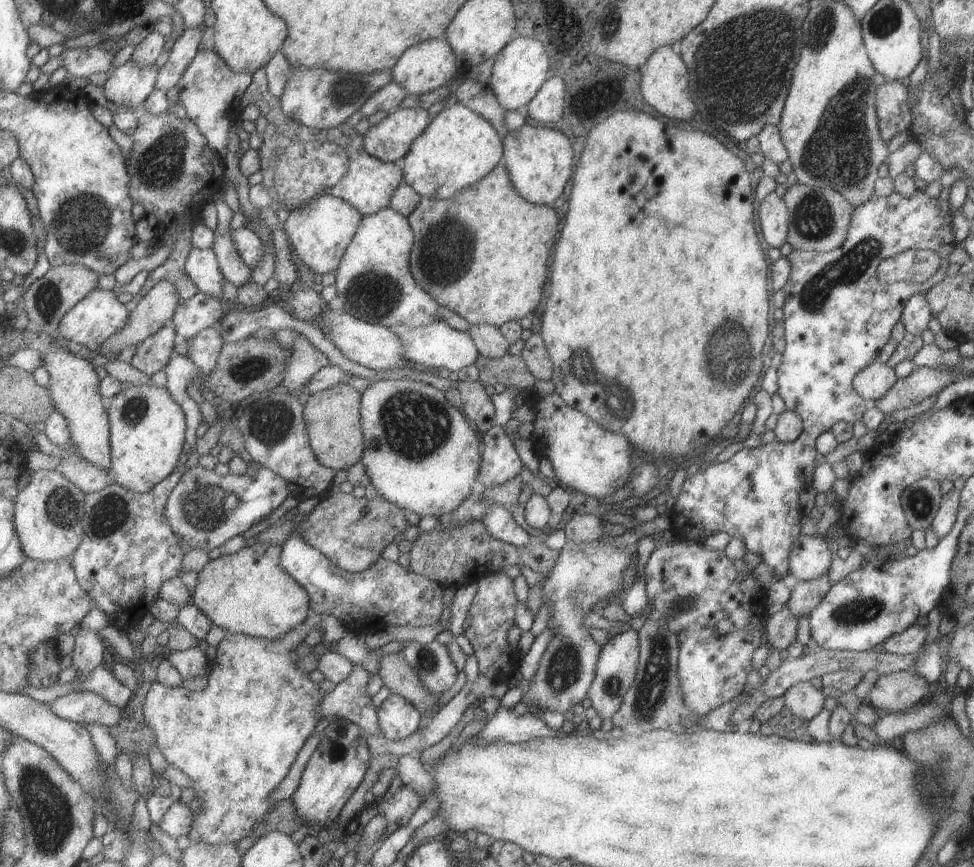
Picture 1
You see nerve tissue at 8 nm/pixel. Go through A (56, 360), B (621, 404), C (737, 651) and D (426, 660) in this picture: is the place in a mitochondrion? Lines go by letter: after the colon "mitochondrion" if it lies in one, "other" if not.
A: other
B: mitochondrion
C: other
D: mitochondrion

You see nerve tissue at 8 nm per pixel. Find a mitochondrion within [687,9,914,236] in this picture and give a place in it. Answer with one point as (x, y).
(738, 54)

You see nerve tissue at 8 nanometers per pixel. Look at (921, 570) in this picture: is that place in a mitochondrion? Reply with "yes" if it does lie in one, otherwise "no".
no

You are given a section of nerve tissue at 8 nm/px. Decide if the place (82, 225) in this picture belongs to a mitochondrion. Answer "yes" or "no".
yes

